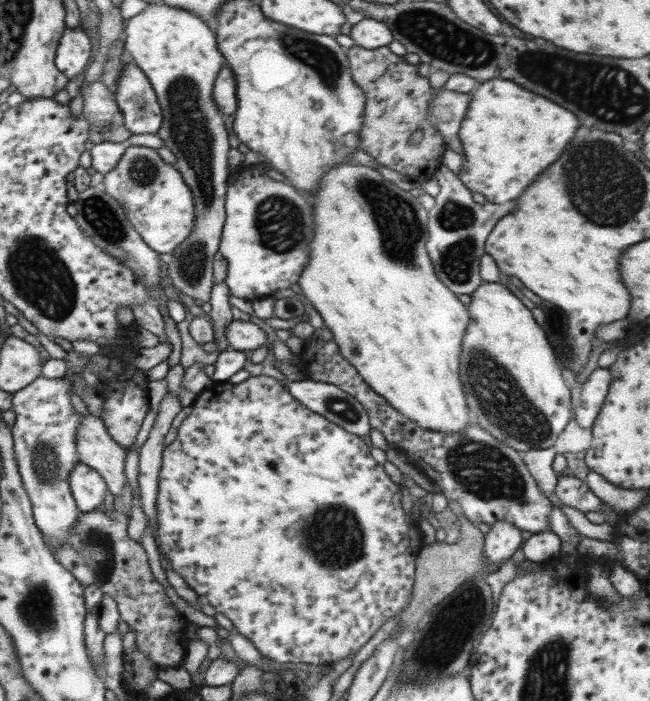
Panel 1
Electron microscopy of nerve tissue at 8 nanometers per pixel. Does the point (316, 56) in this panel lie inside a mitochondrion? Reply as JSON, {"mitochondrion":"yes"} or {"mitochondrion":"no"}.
{"mitochondrion":"yes"}

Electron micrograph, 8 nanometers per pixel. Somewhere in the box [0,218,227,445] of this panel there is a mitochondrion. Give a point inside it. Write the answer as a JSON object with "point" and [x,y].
{"point":[36,272]}

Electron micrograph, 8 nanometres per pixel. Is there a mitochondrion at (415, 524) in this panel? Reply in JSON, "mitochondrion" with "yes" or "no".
{"mitochondrion":"no"}

